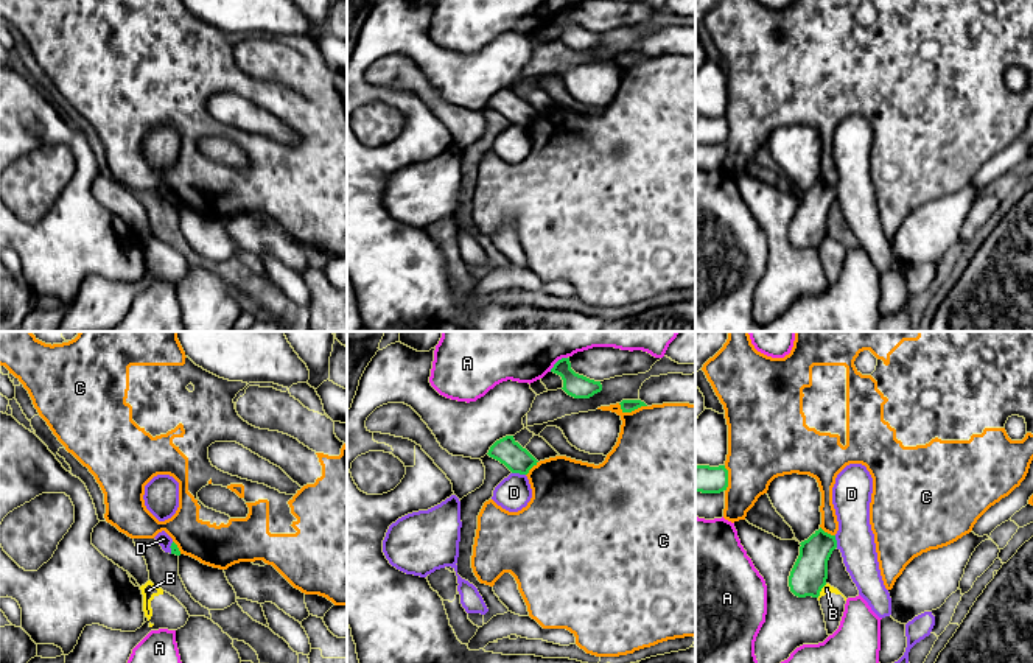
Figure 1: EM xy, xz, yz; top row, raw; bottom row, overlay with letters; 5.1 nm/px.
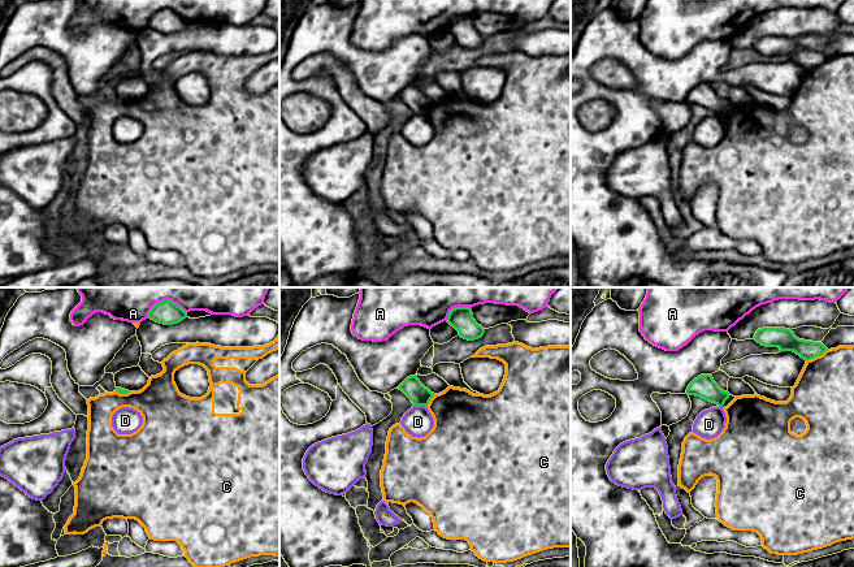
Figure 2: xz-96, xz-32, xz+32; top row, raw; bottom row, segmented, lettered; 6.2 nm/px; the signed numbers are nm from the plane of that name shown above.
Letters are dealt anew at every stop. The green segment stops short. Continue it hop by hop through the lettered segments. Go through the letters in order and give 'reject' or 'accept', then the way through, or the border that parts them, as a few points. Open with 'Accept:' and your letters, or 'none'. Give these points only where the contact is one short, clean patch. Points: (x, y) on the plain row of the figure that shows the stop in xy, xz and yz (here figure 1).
Accept: none
A: reject
B: reject
C: reject
D: reject; border xz (512, 123), (525, 126)

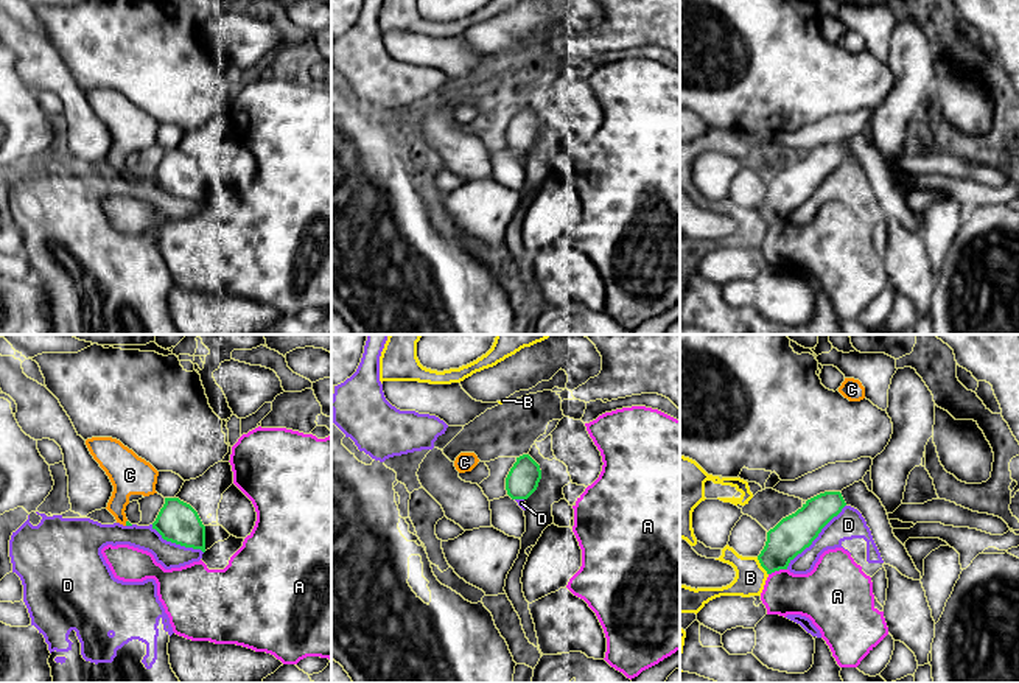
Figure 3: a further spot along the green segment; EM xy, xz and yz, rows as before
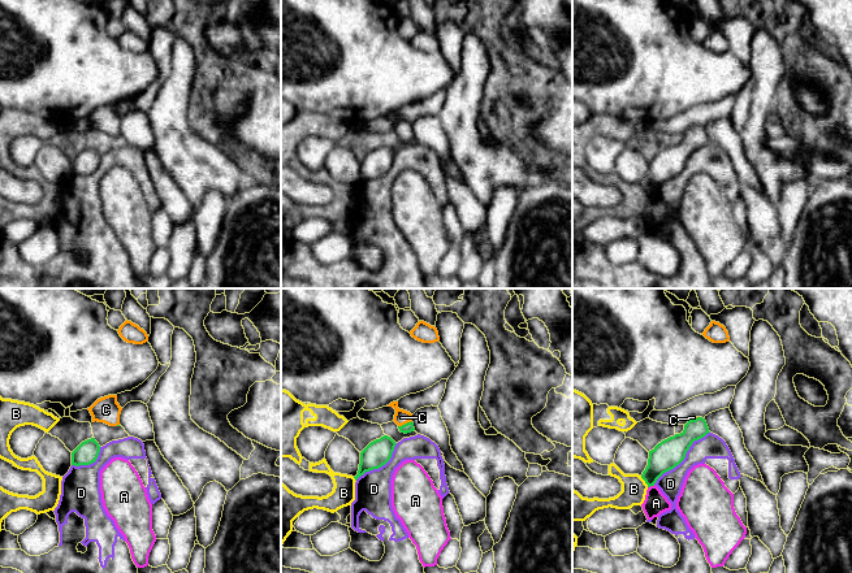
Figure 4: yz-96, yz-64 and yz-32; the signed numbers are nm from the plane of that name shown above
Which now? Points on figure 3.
Accept: C
A: reject
B: reject
C: accept
D: reject

